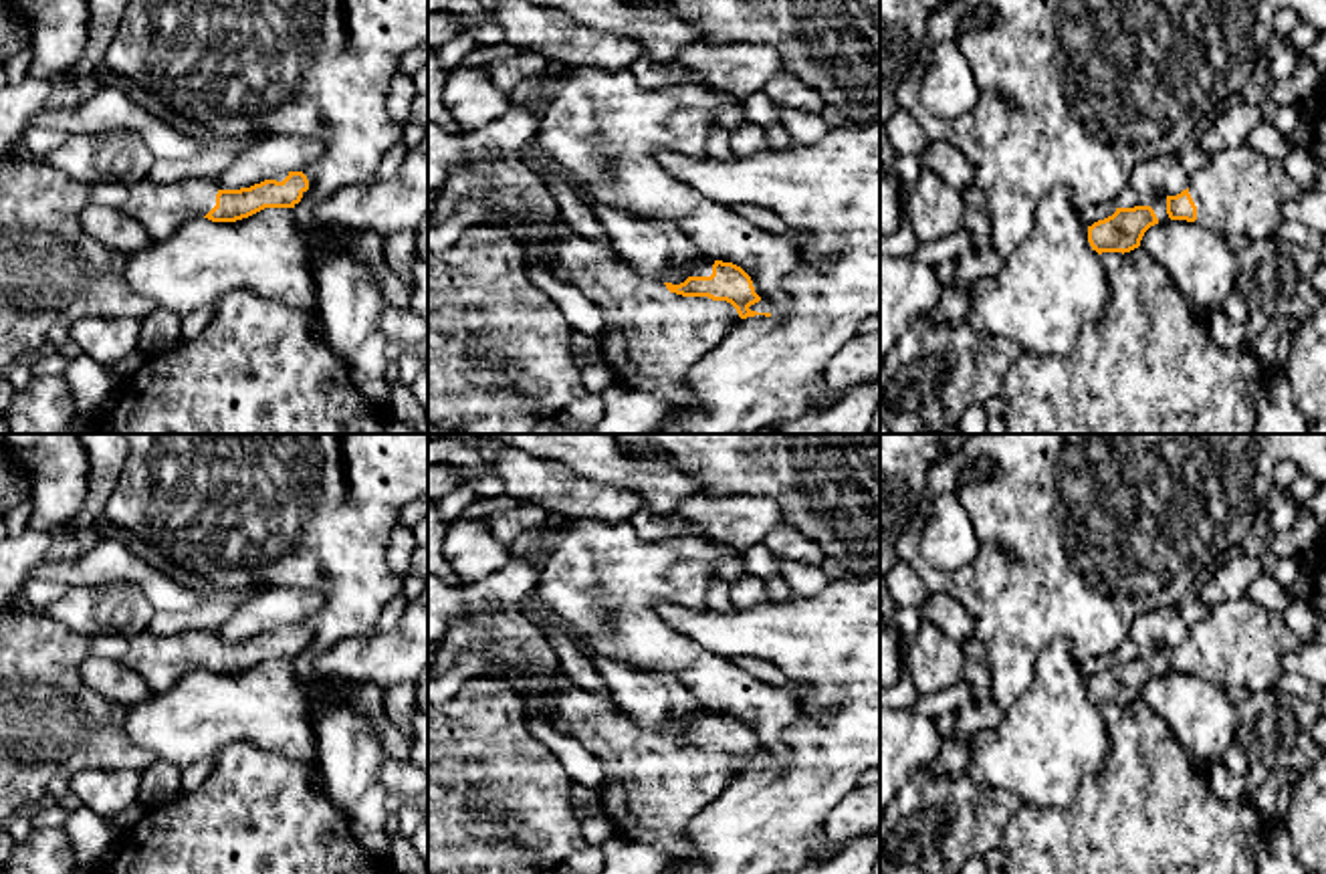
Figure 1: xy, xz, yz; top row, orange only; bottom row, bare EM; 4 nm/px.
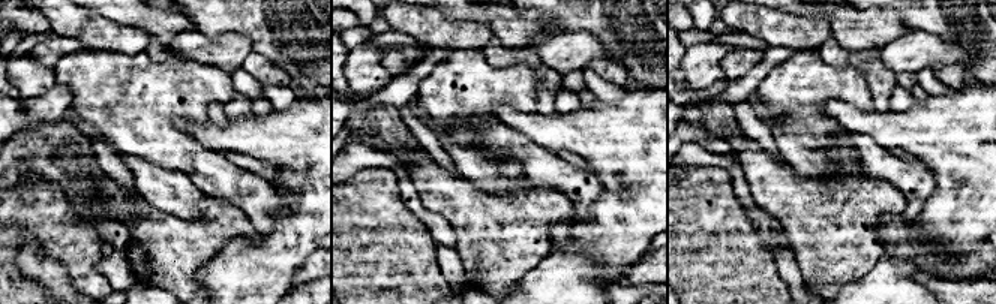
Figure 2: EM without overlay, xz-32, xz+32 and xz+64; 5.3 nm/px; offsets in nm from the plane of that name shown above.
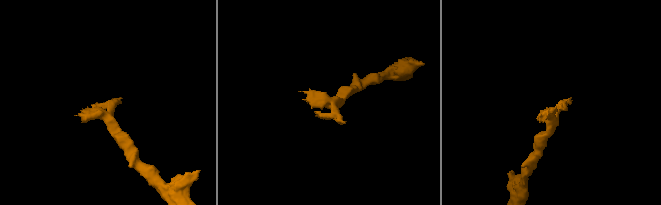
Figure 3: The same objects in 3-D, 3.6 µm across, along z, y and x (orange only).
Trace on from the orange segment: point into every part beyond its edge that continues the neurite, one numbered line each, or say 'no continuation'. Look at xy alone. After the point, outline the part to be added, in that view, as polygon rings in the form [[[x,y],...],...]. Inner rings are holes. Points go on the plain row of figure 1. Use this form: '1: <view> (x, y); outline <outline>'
1: xy (158, 661); outline [[[216,630],[182,636],[153,636],[149,632],[129,638],[119,660],[153,692],[165,692],[184,674],[204,670],[216,658],[216,646],[226,642]]]

